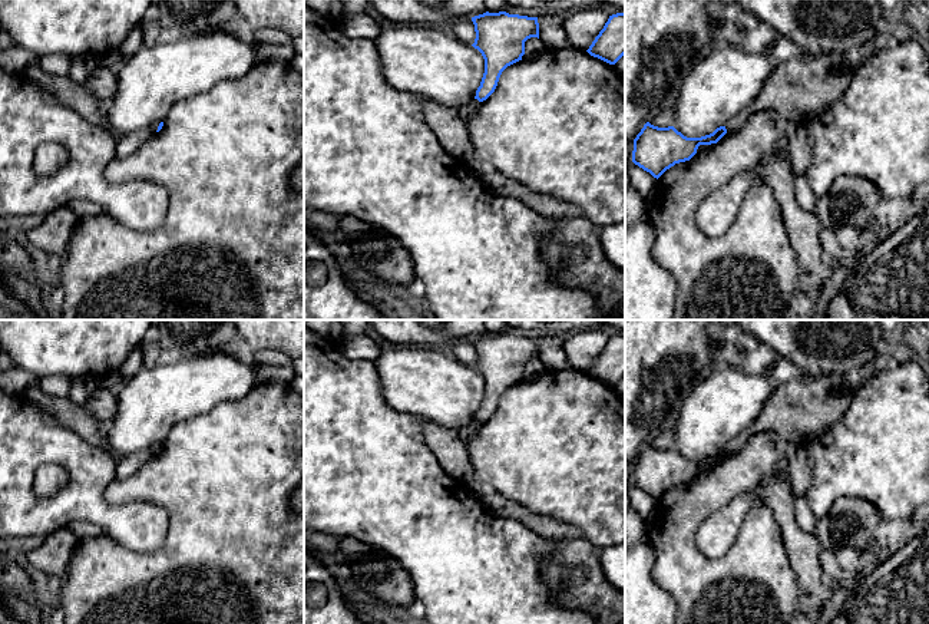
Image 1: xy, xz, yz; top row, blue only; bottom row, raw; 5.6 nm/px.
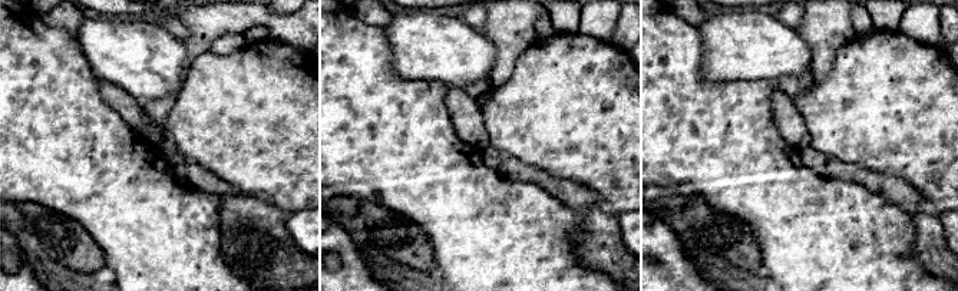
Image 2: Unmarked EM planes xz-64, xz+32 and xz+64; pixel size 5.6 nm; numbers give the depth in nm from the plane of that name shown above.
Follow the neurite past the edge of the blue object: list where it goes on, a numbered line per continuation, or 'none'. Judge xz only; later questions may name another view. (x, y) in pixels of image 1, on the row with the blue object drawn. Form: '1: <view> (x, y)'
none

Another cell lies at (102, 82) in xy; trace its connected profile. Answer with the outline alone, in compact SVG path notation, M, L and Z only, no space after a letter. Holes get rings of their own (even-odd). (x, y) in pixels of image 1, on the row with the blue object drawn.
M97 66L85 83L97 100L108 105L118 88L118 76L109 67Z

